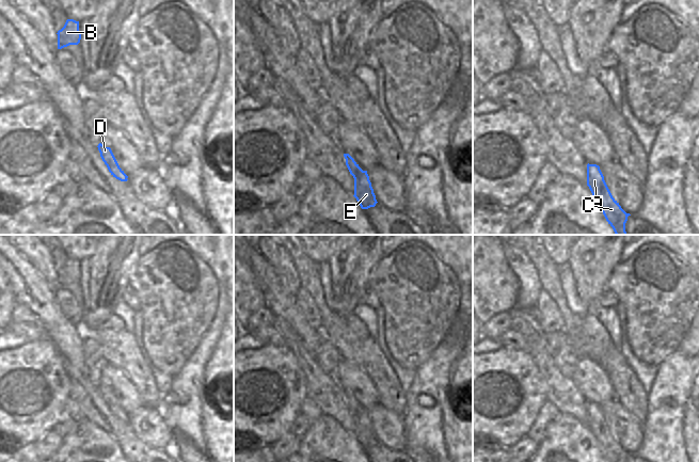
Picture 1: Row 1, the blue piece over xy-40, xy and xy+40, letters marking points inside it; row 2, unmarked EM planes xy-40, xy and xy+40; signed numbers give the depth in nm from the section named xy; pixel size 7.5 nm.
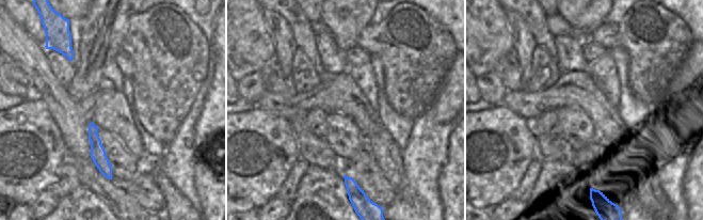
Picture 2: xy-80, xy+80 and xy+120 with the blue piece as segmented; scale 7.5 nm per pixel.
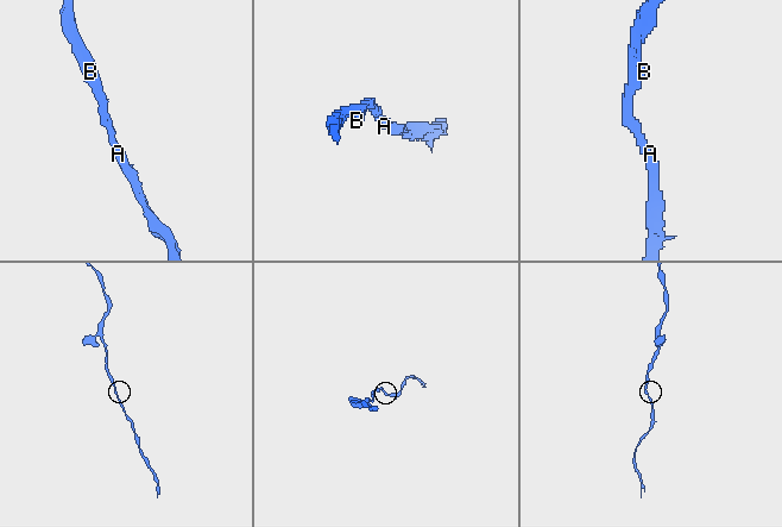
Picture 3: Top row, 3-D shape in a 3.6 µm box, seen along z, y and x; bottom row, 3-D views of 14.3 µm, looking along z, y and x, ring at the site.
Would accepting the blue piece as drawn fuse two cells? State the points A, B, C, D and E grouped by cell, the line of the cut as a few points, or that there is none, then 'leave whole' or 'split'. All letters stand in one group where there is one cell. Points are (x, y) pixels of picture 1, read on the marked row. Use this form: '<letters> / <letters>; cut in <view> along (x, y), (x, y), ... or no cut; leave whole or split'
A B C D E; no cut; leave whole

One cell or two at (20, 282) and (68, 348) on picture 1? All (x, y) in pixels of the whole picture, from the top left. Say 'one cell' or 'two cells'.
one cell

